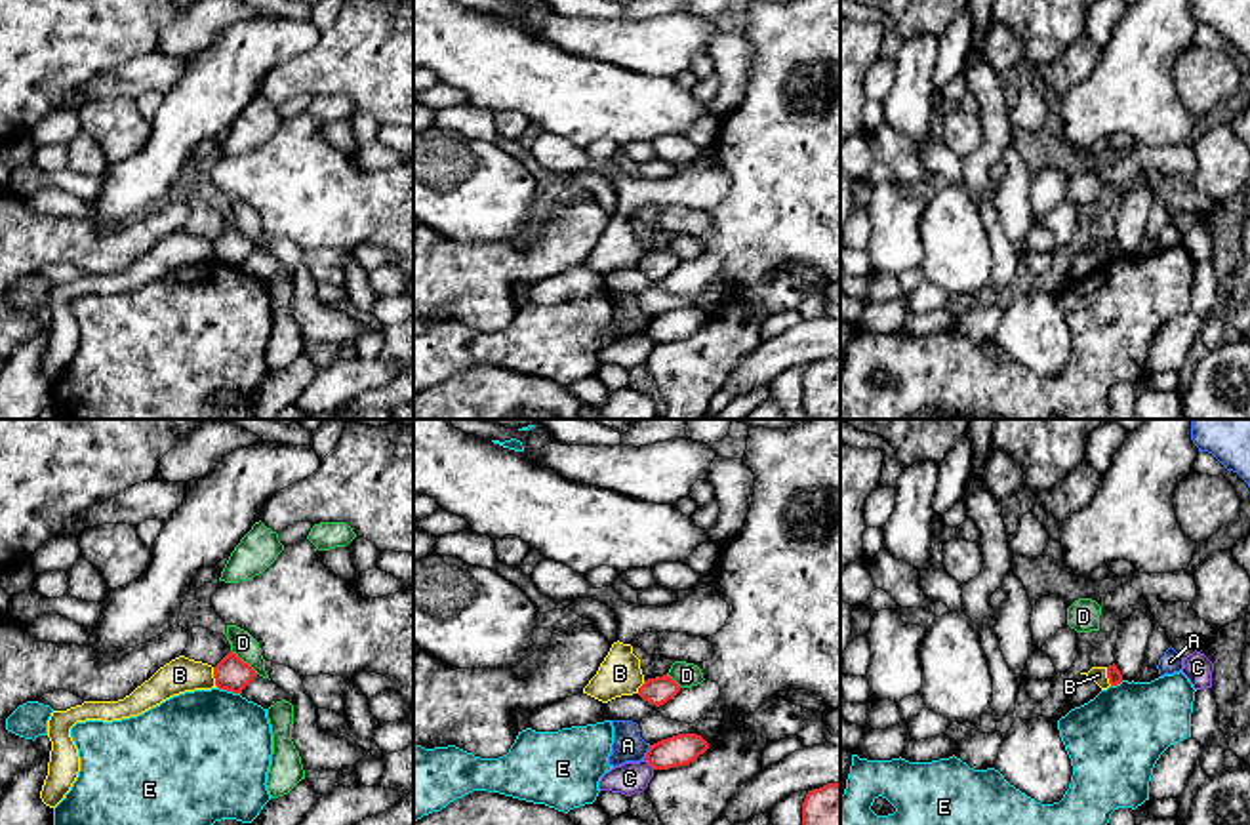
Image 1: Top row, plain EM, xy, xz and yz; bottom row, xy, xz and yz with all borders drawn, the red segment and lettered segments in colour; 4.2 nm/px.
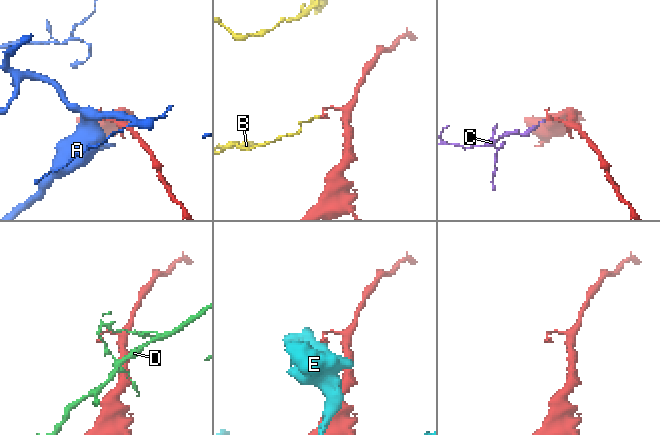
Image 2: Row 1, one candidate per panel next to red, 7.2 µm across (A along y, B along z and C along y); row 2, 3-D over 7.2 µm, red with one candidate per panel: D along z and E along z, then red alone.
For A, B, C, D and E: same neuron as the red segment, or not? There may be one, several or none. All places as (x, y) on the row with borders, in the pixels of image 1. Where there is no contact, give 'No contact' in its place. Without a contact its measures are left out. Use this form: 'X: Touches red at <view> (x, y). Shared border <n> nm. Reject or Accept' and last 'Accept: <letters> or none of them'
A: Touches red at xz (646, 753). Shared border 70 nm. Reject
B: Touches red at xy (214, 677). Shared border 90 nm. Reject
C: Touches red at xz (650, 764). Shared border 60 nm. Reject
D: Touches red at xy (242, 662). Shared border 150 nm. Reject
E: Touches red at xy (229, 690). Shared border 100 nm. Reject
Accept: none of them

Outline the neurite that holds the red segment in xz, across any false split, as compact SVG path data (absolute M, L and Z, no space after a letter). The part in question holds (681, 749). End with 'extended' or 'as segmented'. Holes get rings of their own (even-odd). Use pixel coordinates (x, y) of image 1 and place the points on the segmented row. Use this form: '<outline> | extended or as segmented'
M678 734L650 745L644 760L654 770L669 770L694 762L709 749L709 743L697 734Z | as segmented

